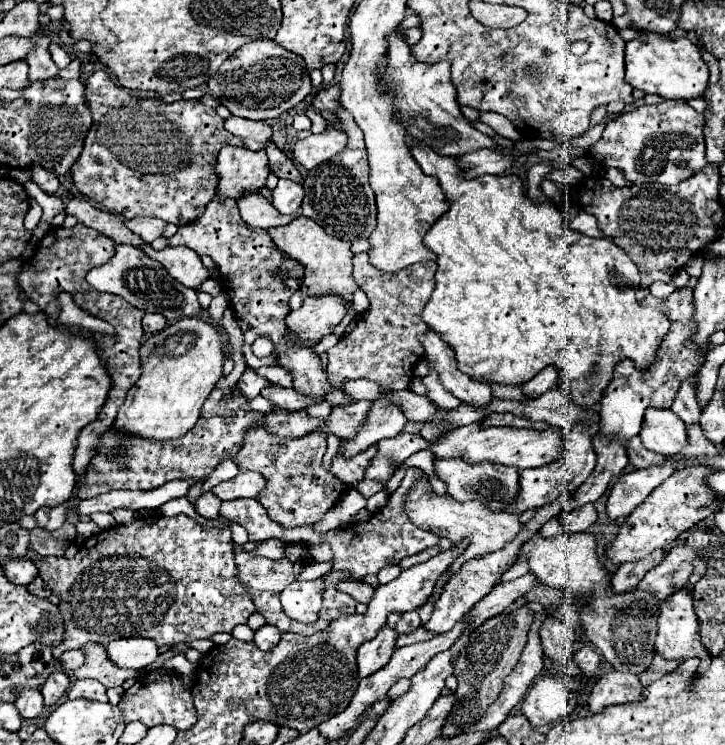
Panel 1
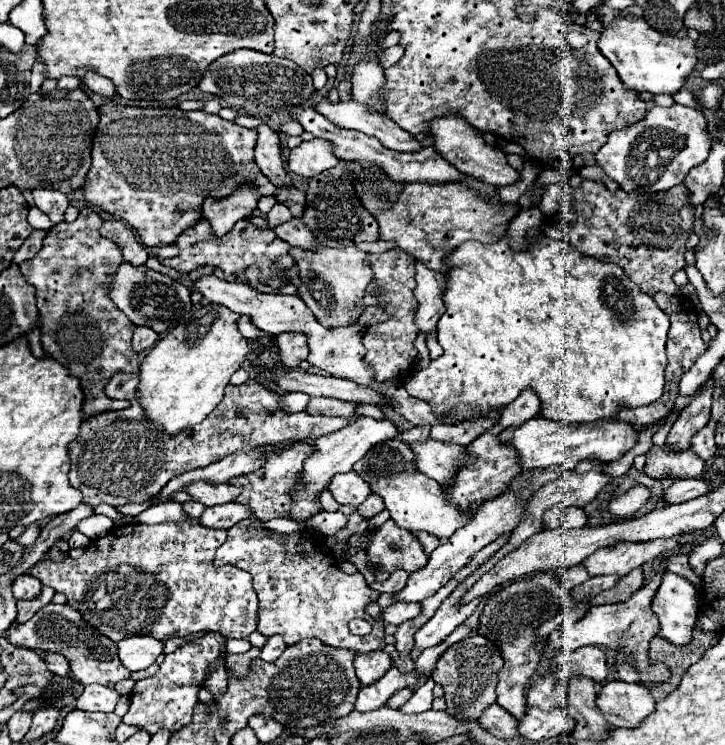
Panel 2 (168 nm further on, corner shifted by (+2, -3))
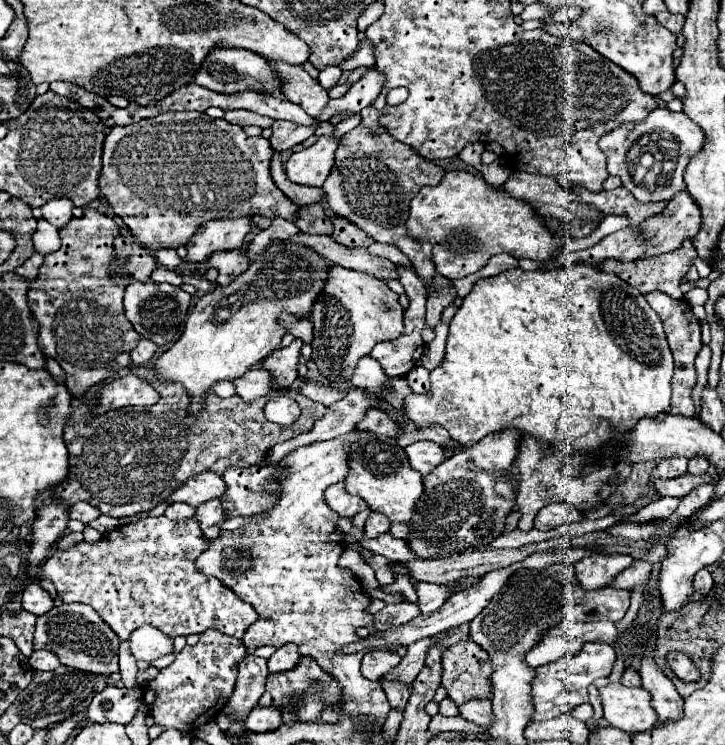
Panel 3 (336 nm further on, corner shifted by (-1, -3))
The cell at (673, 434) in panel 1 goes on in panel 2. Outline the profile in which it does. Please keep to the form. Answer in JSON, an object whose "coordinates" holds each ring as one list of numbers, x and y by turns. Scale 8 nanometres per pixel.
{"coordinates":[[653,445,653,449,647,453,647,463,643,473,655,481,663,479,697,479,705,471,705,461,697,459,693,451,681,451,681,455,669,455,665,447]]}

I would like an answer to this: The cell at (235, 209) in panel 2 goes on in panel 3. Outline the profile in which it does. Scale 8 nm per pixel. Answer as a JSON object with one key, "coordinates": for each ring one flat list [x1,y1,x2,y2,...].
{"coordinates":[[250,217,240,219,212,219,196,231,188,241,186,261,204,261,214,251,236,249,244,243,244,237,250,231]]}

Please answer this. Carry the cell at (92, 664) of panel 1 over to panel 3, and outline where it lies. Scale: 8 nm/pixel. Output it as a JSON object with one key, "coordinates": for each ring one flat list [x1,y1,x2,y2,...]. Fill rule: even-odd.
{"coordinates":[[64,603,40,615,36,621,34,649,54,651,62,665,78,669,78,671,92,671,94,675,116,673,118,645,120,645,120,639,116,637,116,633,102,621,102,617,92,607,82,603,70,603,70,605],[74,623,80,623,80,625,74,625]]}

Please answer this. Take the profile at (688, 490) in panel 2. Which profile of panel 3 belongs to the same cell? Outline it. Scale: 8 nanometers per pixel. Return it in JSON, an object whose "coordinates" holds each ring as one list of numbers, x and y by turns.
{"coordinates":[[658,497,656,503,650,503,648,507,642,507,638,513,632,515,632,521,654,521,654,519,666,519,672,515,672,511,676,511,676,507,680,505,680,499,672,499,672,497]]}

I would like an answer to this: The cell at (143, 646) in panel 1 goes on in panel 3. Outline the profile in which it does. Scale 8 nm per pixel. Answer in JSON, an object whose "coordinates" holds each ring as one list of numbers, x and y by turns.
{"coordinates":[[144,625,132,631,128,643,130,643,130,655,136,661,146,661,146,663,172,651,172,639,152,625]]}

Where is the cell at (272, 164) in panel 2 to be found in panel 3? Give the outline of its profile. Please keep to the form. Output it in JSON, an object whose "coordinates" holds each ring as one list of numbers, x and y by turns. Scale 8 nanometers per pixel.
{"coordinates":[[274,151,272,155,272,161,270,161,270,173,272,173,272,179,276,183,276,187,288,197,292,199,296,205,310,205,310,203,316,203,324,197,324,191,318,189,318,187,304,187,304,185,296,185,288,179,288,175,284,173,284,167,282,167,282,161,280,161,280,151]]}

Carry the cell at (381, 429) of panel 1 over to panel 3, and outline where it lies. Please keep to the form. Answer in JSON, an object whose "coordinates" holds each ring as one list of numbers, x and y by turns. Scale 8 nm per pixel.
{"coordinates":[[354,429,348,435,298,447,288,453,282,461,282,465,288,467,286,479,268,487,268,491,280,491,280,503,256,525,222,531,222,535,210,543,208,551,196,559,196,567,204,575,218,577,244,601,254,605,260,617,244,633,242,641,248,649,294,643,300,655,314,657,320,667,340,681,344,691,342,711,348,715,370,715,374,727,380,729,390,711,382,685,368,681,360,673,360,665,340,665,340,647,360,641,356,629,372,629,374,615,366,613,370,597,362,591,358,577,350,569,338,567,338,559,344,551,342,537,330,537,338,531,338,515,324,503,326,487,346,479,348,459,356,443,358,431]]}

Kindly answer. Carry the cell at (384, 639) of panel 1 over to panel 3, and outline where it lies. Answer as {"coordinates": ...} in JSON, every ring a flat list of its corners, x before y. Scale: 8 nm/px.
{"coordinates":[[392,651,366,653,362,659,362,675,370,681,382,681,384,675,390,673,398,663,400,663,400,655]]}

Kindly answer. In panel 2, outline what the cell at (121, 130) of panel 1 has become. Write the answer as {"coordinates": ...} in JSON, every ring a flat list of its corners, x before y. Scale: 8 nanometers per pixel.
{"coordinates":[[111,101,113,105,103,105,103,107,99,107,99,117,101,117,101,121,99,121,99,127,97,127,97,135,95,135,95,141,93,141,93,165,91,165,91,171,89,171,89,175,87,175,87,183,85,183,85,187,83,187,83,195,85,195,85,199,91,203,91,205,95,205,95,207,99,207,99,209,103,209,105,213,109,213,109,215,113,215,115,219,123,219,123,221,127,221,133,229,135,229,135,233,141,237,141,241,143,241,143,245,147,245,147,247,161,247,161,245,171,245,171,243,175,243,177,241,177,237,183,233,183,231,187,231,189,227,193,227,199,219,201,219,201,205,203,205,203,201,207,199,207,197,215,197,215,199,221,199,223,195,231,195,233,193,233,189,237,187,237,185,241,185,241,183,253,183,257,189,259,189,259,195,261,197,267,197,267,195,277,195,277,187,267,179,267,177,263,177,261,175,261,171,257,169,257,163,255,163,255,153,253,153,253,149,255,149,255,143,257,143,257,131,253,129,245,129,245,127,239,127,237,123,231,123,231,121,225,121,225,119,221,119,219,115,209,115,209,113,205,113,205,111,181,111,181,109,153,109,153,107,147,107,147,109,143,109,143,107,125,107,125,105,115,105,115,101]]}

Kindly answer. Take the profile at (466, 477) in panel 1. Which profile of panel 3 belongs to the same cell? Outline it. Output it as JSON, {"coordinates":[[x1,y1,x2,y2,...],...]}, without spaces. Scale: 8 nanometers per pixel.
{"coordinates":[[416,441,406,447,406,453,410,465,416,467,416,471,420,471,422,475,428,475,438,463,446,459,444,449,432,441]]}

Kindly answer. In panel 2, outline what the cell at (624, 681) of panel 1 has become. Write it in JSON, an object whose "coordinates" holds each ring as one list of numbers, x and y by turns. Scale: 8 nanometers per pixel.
{"coordinates":[[609,681,603,685,603,689,597,695,597,707,605,715,605,719,613,727,639,727,641,719,645,719,653,709,655,709,655,699,649,693,647,687,641,683,623,683,623,681]]}

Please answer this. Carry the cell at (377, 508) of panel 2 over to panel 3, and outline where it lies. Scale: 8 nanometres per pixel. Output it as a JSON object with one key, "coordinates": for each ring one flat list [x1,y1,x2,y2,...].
{"coordinates":[[370,513,368,519,366,519,366,535,372,539,372,537,378,537,380,533,386,533,390,529,390,521,384,519,384,515,380,513]]}

